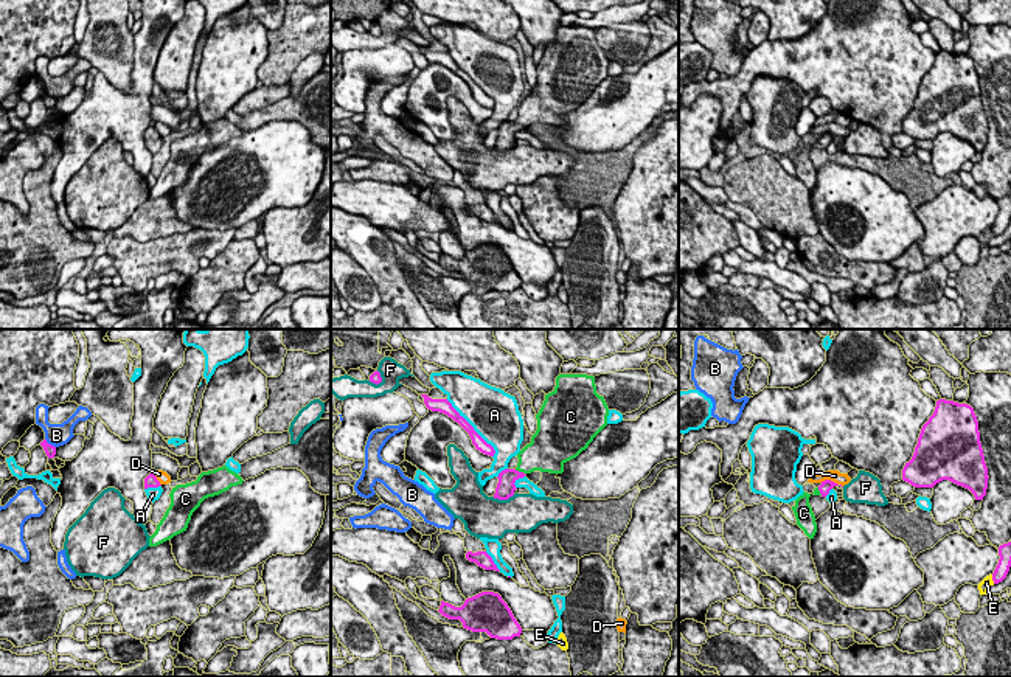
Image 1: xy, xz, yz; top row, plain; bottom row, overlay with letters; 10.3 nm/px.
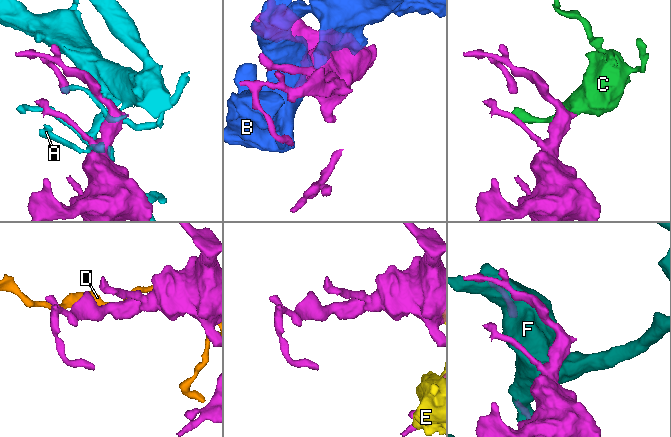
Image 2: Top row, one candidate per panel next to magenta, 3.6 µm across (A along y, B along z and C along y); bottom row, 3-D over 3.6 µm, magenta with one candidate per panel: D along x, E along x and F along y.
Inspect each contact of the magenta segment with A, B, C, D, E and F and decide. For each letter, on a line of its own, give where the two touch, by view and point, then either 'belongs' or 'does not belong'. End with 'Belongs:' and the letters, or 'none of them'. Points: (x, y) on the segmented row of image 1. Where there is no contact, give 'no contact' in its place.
A: meets magenta in xz at (472, 429); does not belong
B: meets magenta in xy at (50, 444); does not belong
C: meets magenta in xz at (521, 472); belongs
D: meets magenta in yz at (830, 480); does not belong
E: meets magenta in yz at (993, 579); does not belong
F: meets magenta in xz at (503, 499); does not belong
Belongs: C

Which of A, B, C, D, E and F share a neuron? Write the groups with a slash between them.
A / B / C / D / E / F

